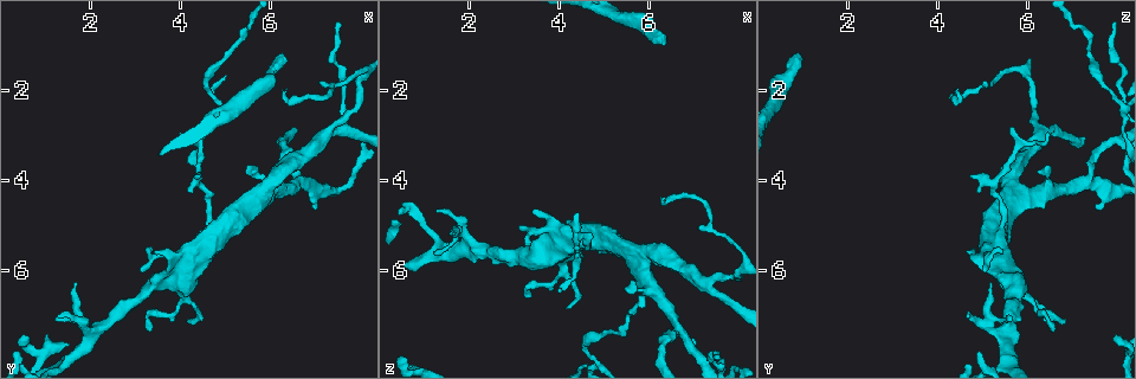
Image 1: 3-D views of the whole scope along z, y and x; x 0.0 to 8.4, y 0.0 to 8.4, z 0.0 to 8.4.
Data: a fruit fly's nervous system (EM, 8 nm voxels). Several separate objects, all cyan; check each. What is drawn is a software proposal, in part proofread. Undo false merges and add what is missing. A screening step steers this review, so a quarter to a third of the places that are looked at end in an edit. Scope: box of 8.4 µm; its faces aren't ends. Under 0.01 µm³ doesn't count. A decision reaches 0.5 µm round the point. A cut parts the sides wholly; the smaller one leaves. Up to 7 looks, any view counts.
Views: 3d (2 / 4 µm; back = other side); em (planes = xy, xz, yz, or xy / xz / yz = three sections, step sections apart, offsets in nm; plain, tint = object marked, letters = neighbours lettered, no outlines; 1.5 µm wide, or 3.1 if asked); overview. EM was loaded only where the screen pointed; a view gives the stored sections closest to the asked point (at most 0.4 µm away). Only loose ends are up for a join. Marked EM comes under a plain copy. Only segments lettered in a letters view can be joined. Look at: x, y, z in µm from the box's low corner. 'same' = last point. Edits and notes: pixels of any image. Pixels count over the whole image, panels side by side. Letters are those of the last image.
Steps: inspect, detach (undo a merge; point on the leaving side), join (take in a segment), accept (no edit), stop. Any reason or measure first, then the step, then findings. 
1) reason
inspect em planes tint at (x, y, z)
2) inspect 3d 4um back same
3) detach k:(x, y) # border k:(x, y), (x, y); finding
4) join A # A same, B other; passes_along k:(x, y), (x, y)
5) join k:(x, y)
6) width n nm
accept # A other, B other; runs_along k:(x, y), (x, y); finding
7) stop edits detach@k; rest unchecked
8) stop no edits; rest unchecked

branch stops here
inspect 3d 2um at (5.45, 3.65, 6.35)

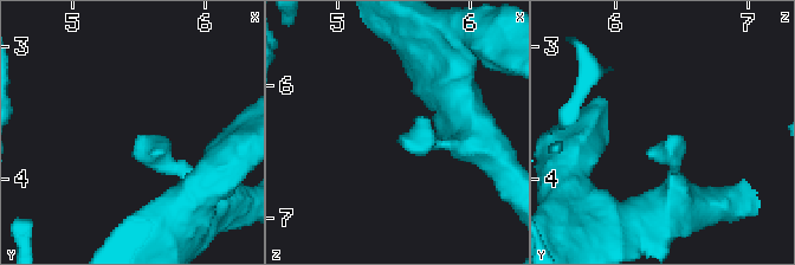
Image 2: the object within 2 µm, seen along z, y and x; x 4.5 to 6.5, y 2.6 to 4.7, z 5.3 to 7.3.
now the EM
inspect em xy step 8 letters at (5.48, 3.68, 6.40)

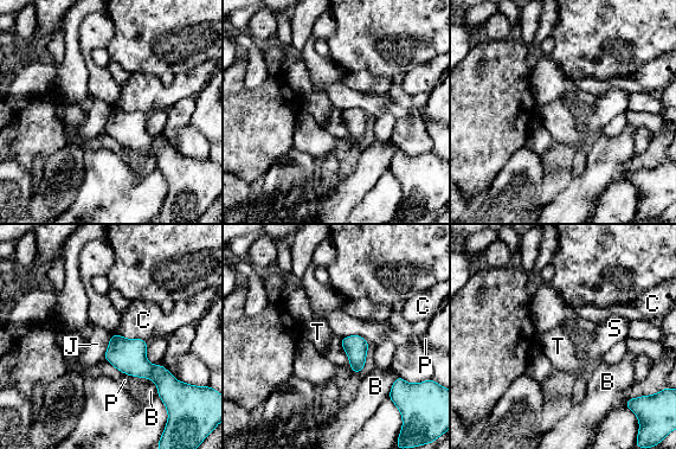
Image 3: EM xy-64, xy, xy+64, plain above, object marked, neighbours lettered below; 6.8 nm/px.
width 150 nm
accept # B other, C other, J other, P other, S other, T other; border 3:(111, 335), (103, 358); none of them fits

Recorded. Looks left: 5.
sudden change in width
inspect 3d 4um at (7.25, 2.85, 6.25)

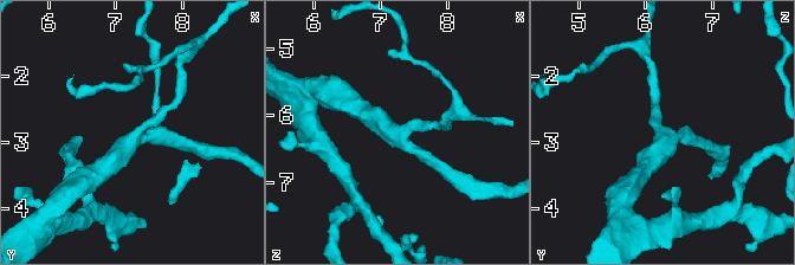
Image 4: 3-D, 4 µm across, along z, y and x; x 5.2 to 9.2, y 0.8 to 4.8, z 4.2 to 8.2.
arms 3
inspect em xy step 4 tint at (7.25, 2.90, 6.30)

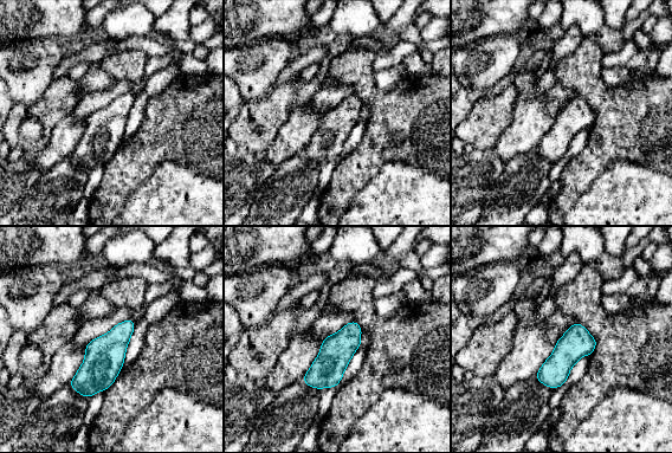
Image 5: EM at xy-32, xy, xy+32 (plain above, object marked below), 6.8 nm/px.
another direction
inspect em planes letters same

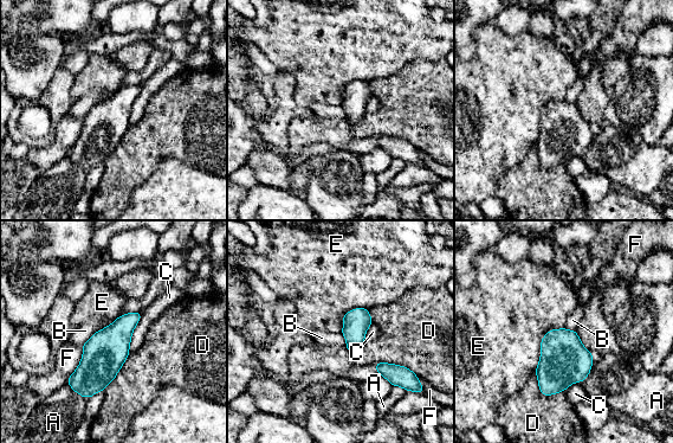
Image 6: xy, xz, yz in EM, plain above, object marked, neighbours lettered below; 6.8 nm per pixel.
width 180 nm
accept # A other, B other, C other, D other, E other, F other; border 6:(111, 323), (98, 329), (82, 346); one neuron here

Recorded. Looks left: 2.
free end
inspect 3d 4um at (1.70, 6.30, 5.15)

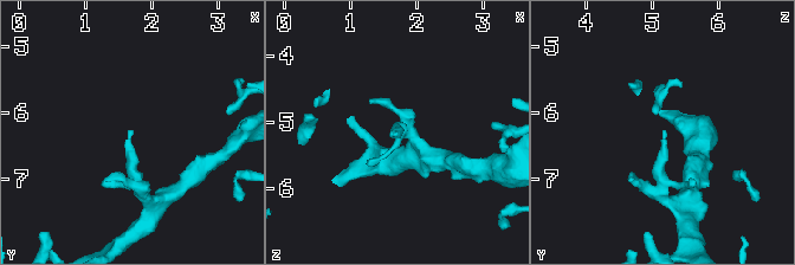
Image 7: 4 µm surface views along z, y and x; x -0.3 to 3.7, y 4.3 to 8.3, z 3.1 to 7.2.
inspect em planes letters at (1.70, 6.25, 5.20)

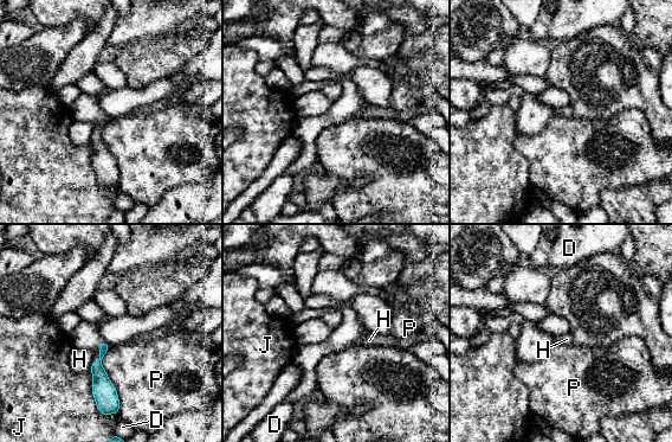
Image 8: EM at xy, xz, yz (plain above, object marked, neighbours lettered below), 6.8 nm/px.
accept # D other, H other, J other, P other; runs_along 8:(103, 345), (98, 373), (115, 409); none of them fits

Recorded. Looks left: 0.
stop no edits; rest unchecked

